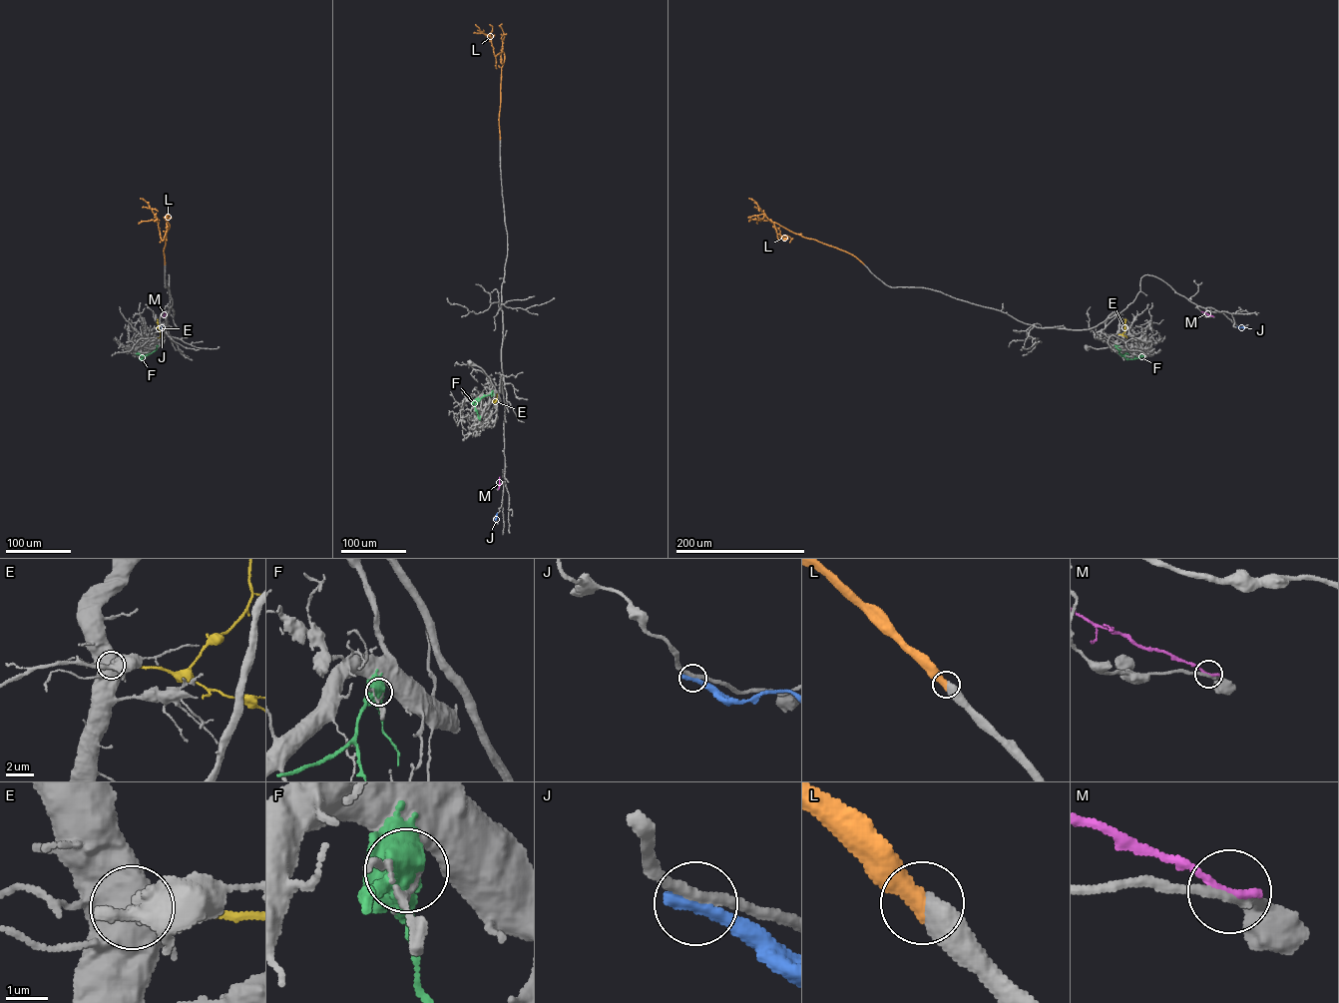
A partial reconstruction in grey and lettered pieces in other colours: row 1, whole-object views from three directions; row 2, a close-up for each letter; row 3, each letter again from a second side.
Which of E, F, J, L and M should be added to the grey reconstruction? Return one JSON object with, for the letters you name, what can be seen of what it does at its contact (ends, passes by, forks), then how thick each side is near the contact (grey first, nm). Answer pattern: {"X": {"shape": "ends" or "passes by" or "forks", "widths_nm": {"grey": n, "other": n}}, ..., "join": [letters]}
{"L": {"shape": "ends", "widths_nm": {"grey": 550, "other": 480}}, "join": ["L"]}

